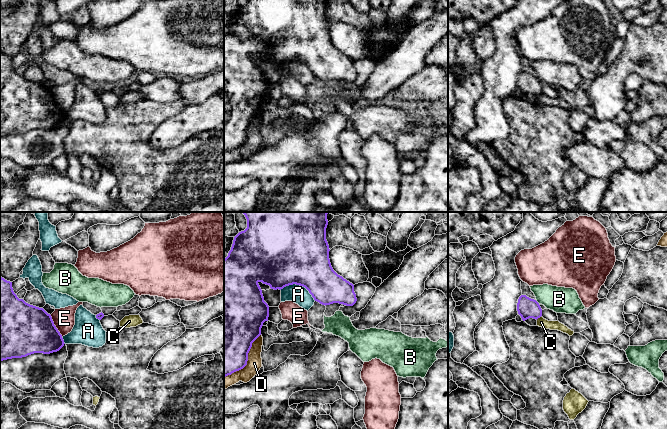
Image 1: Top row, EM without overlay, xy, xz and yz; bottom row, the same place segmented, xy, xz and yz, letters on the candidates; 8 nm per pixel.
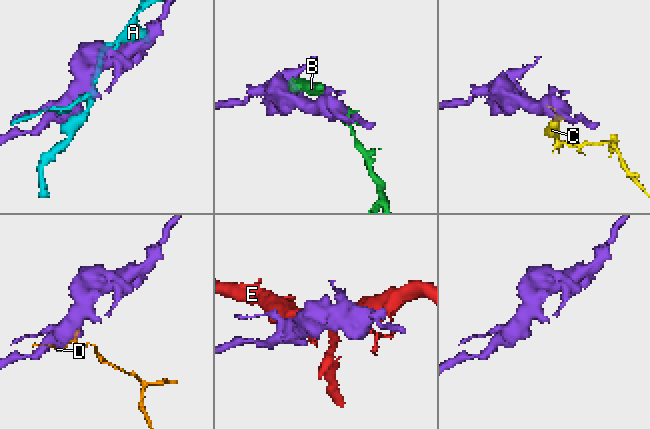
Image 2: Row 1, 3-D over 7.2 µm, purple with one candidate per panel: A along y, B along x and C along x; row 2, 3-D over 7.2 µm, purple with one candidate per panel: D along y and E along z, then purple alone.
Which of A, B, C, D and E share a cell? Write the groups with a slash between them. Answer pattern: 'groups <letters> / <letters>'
groups A / B / C / D / E

